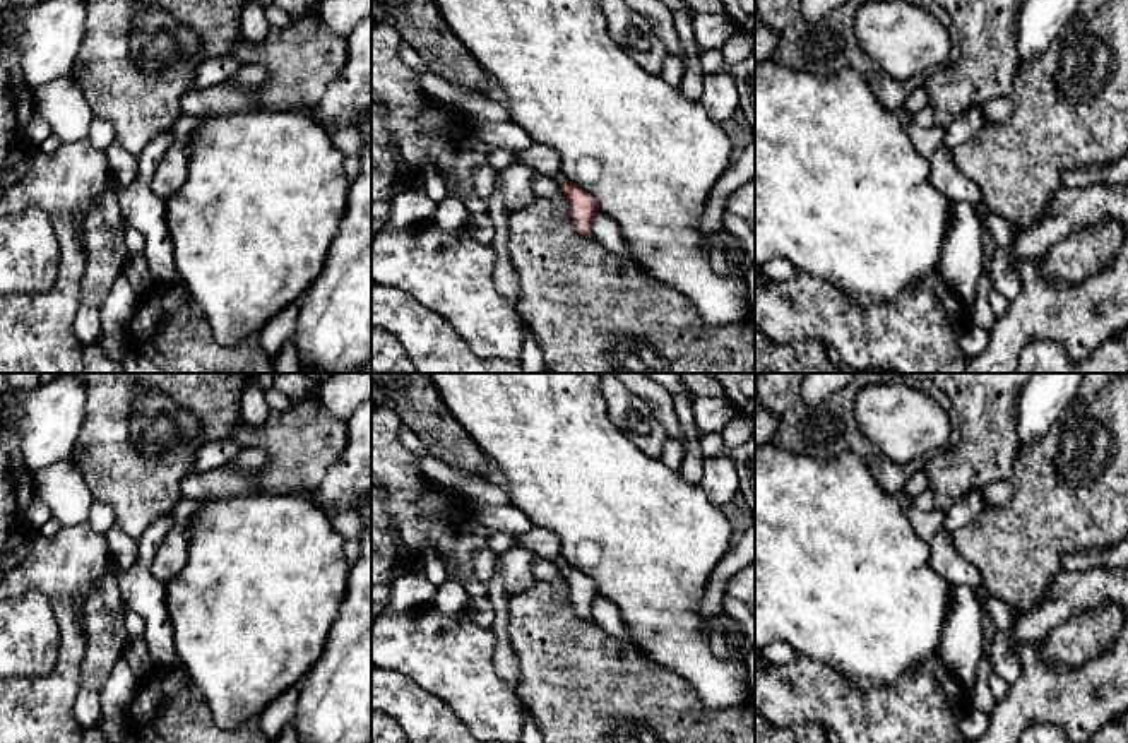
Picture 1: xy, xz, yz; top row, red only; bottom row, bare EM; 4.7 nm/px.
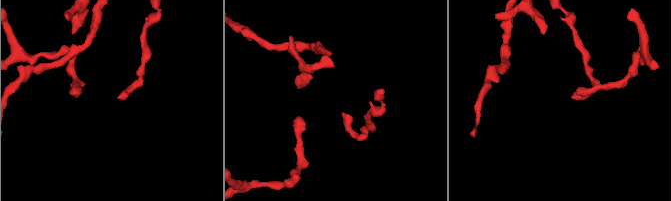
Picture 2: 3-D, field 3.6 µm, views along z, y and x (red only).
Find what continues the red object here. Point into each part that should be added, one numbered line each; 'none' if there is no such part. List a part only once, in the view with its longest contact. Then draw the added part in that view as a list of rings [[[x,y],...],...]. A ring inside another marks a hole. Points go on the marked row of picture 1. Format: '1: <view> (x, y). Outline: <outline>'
1: xy (172, 173). Outline: [[[175,140],[157,166],[151,188],[163,200],[175,195],[188,178],[187,147]]]

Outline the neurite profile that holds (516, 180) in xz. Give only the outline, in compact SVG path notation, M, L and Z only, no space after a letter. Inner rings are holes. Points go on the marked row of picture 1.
M512 164L498 171L498 175L503 205L508 212L529 207L537 200L532 190L532 180L536 176L536 171L531 166Z

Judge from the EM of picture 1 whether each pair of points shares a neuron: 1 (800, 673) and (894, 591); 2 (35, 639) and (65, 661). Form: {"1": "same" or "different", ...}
{"1": "different", "2": "different"}

